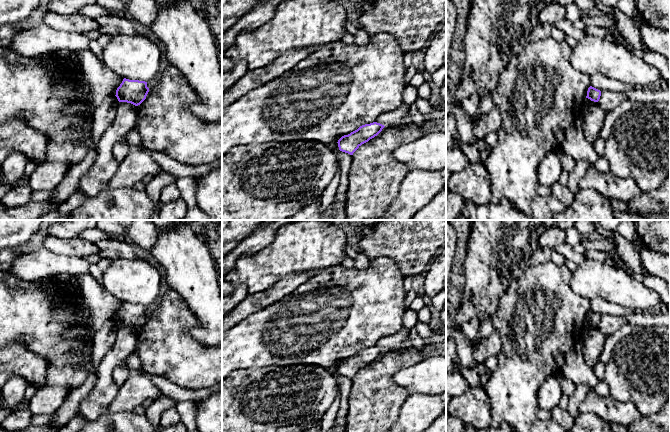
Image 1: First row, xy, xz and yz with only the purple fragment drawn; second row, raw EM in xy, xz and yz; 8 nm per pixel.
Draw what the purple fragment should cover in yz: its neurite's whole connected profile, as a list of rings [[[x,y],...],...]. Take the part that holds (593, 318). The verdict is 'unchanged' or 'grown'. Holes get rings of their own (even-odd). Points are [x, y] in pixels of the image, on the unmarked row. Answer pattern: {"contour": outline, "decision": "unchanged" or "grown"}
{"contour": [[[590,310],[587,315],[586,322],[590,323],[591,325],[598,326],[601,320],[601,315]]], "decision": "unchanged"}

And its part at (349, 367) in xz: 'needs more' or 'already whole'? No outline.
already whole

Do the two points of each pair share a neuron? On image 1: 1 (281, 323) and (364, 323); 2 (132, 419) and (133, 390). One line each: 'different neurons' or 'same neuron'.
1: same neuron
2: different neurons

